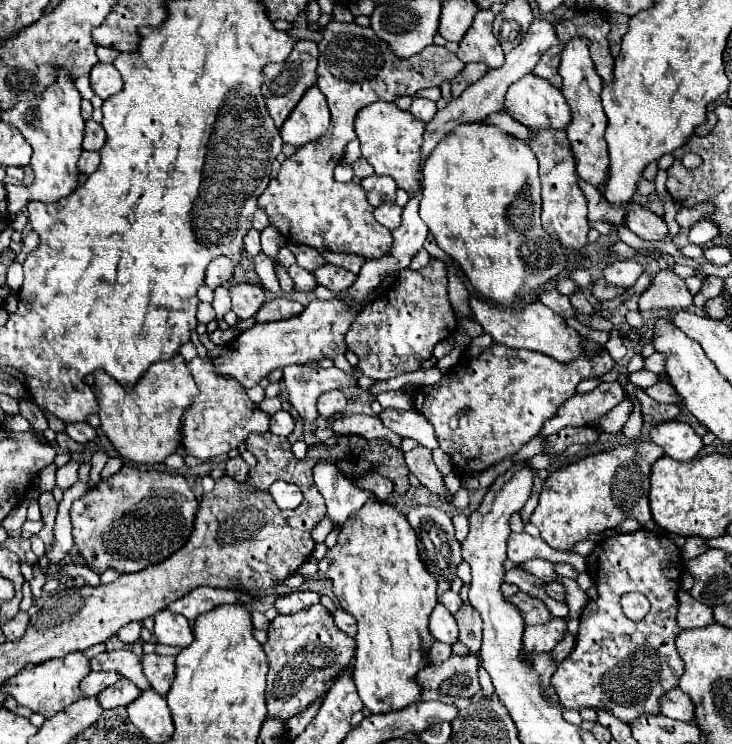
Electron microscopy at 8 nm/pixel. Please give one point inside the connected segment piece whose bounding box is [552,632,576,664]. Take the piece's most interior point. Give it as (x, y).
(564, 647)

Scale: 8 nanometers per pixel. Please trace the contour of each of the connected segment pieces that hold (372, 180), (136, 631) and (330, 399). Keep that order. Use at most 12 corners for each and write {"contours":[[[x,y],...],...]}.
{"contours":[[[368,176],[362,188],[372,206],[396,200],[390,176]],[[130,622],[118,630],[118,640],[132,644],[140,636],[140,624]],[[340,390],[318,398],[324,418],[342,412],[346,396]]]}

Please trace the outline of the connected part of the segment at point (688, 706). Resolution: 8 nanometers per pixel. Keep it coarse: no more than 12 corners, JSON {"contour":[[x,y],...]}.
{"contour":[[680,688],[660,700],[664,716],[692,722],[694,702]]}

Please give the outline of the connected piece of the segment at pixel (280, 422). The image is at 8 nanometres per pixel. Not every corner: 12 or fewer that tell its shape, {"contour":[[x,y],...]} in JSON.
{"contour":[[280,410],[270,420],[270,432],[288,436],[294,430],[290,412]]}

